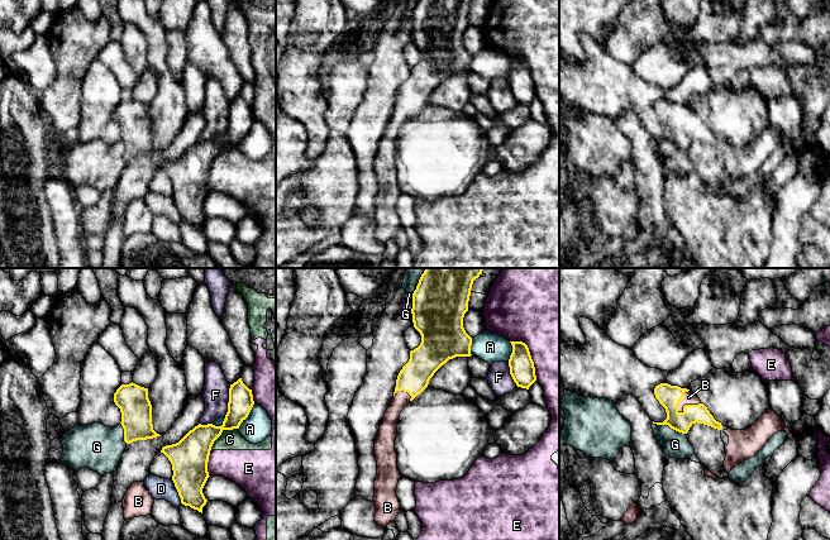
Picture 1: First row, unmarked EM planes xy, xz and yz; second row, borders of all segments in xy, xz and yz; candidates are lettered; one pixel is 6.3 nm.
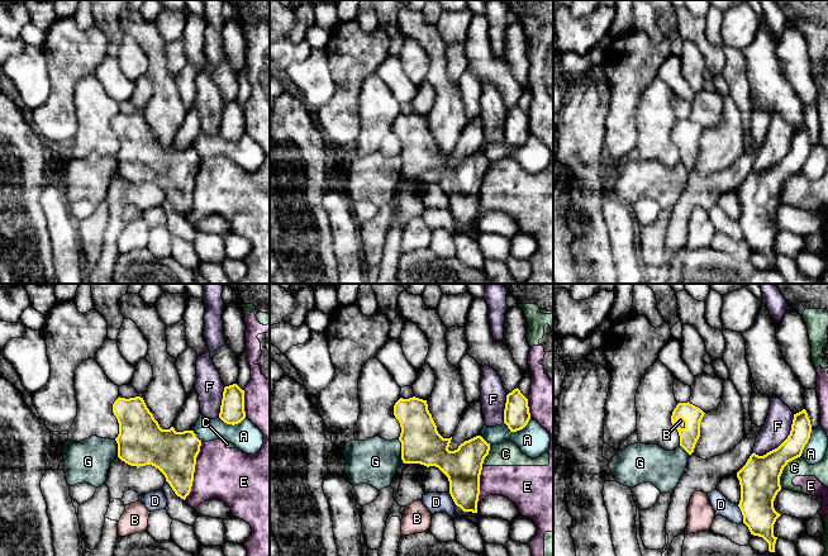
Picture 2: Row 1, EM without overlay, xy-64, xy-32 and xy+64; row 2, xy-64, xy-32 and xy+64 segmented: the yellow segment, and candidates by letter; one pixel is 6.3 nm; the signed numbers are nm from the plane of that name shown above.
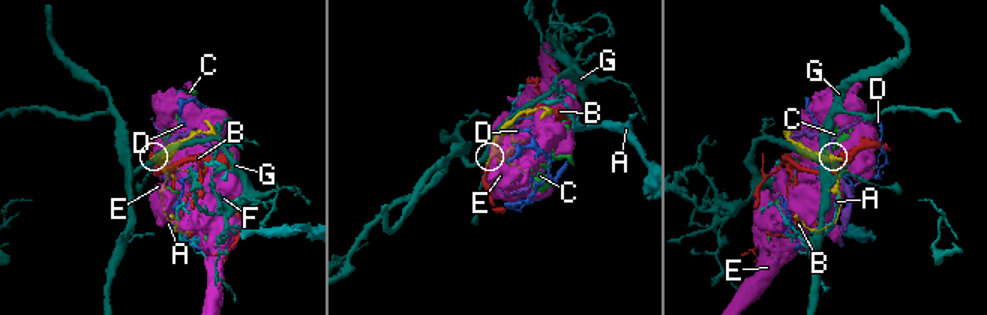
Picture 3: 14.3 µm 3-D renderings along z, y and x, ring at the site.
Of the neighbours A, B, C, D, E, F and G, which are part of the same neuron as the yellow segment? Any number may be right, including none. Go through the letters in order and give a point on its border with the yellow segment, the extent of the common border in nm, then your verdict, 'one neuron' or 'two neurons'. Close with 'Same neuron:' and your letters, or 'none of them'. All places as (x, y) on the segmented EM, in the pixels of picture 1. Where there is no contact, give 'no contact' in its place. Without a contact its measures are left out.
A: xy (247, 416) | 200 nm | two neurons
B: yz (687, 405) | 170 nm | one neuron
C: xy (220, 434) | 220 nm | two neurons
D: xy (177, 491) | 180 nm | two neurons
E: xz (529, 354) | 300 nm | two neurons
F: xy (229, 400) | 200 nm | two neurons
G: yz (669, 426) | 220 nm | two neurons
Same neuron: B

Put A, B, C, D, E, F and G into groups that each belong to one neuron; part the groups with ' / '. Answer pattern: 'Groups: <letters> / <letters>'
Groups: A / B / C E / D / F / G

